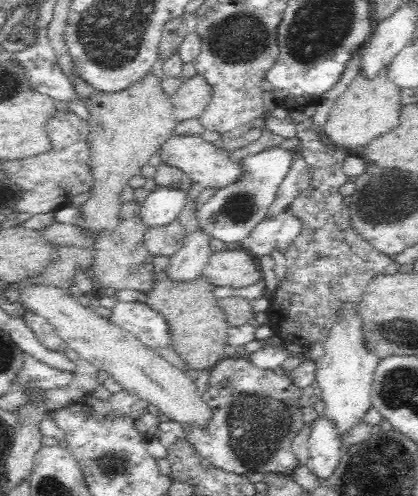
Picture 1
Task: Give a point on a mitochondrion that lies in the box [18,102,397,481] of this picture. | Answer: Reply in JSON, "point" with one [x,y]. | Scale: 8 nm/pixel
{"point":[256,423]}

